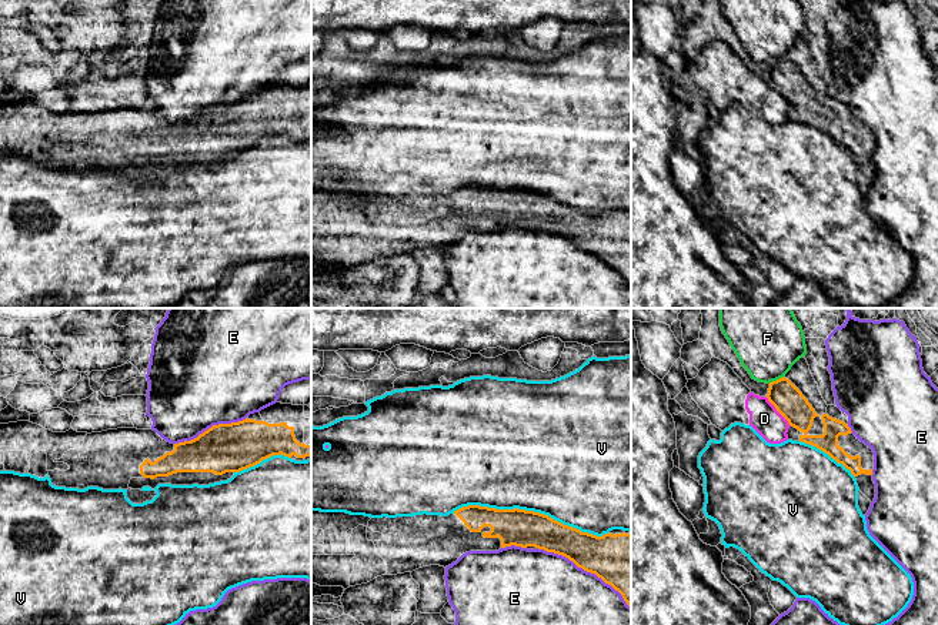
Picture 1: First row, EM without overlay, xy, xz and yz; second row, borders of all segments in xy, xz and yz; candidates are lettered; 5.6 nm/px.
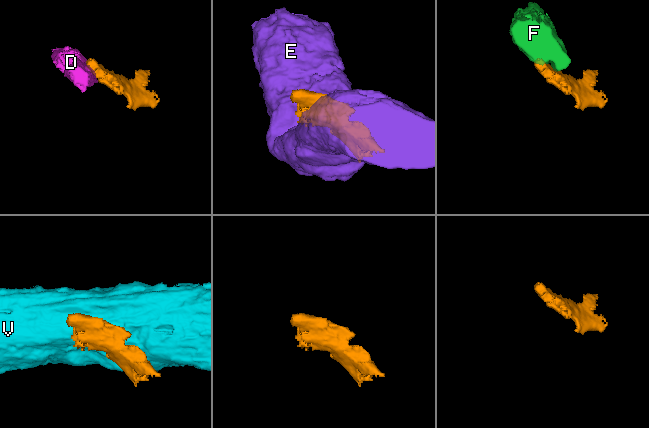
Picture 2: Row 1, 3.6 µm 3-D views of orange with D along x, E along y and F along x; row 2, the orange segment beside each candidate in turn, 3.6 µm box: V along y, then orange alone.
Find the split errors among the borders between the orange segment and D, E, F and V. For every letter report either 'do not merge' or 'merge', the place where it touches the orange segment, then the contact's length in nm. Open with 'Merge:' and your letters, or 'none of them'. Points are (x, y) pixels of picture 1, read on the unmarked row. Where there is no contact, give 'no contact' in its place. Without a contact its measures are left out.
Merge: none of them
D: do not merge | yz (777, 90) | 220 nm
E: do not merge | xz (586, 250) | 650 nm
F: do not merge | yz (777, 60) | 100 nm
V: do not merge | xz (531, 191) | 900 nm

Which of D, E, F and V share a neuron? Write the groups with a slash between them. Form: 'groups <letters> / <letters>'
groups D / E / F / V

